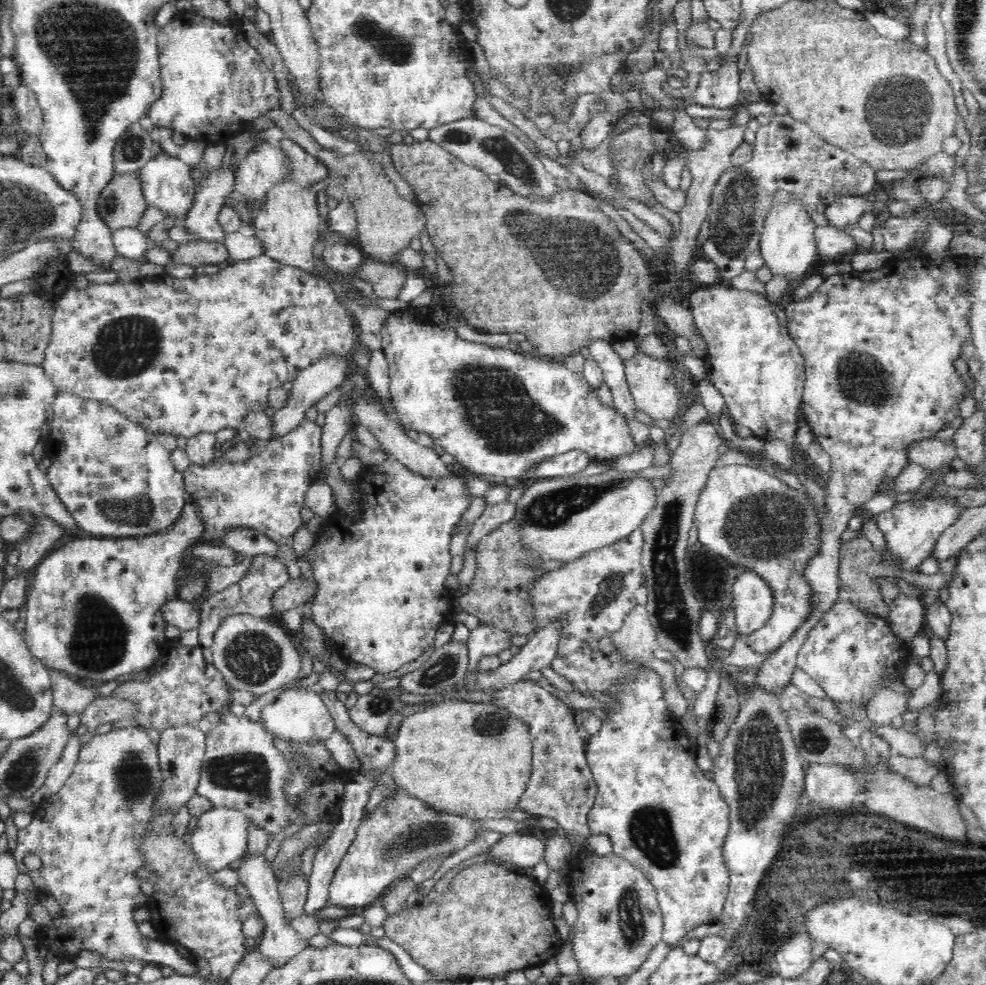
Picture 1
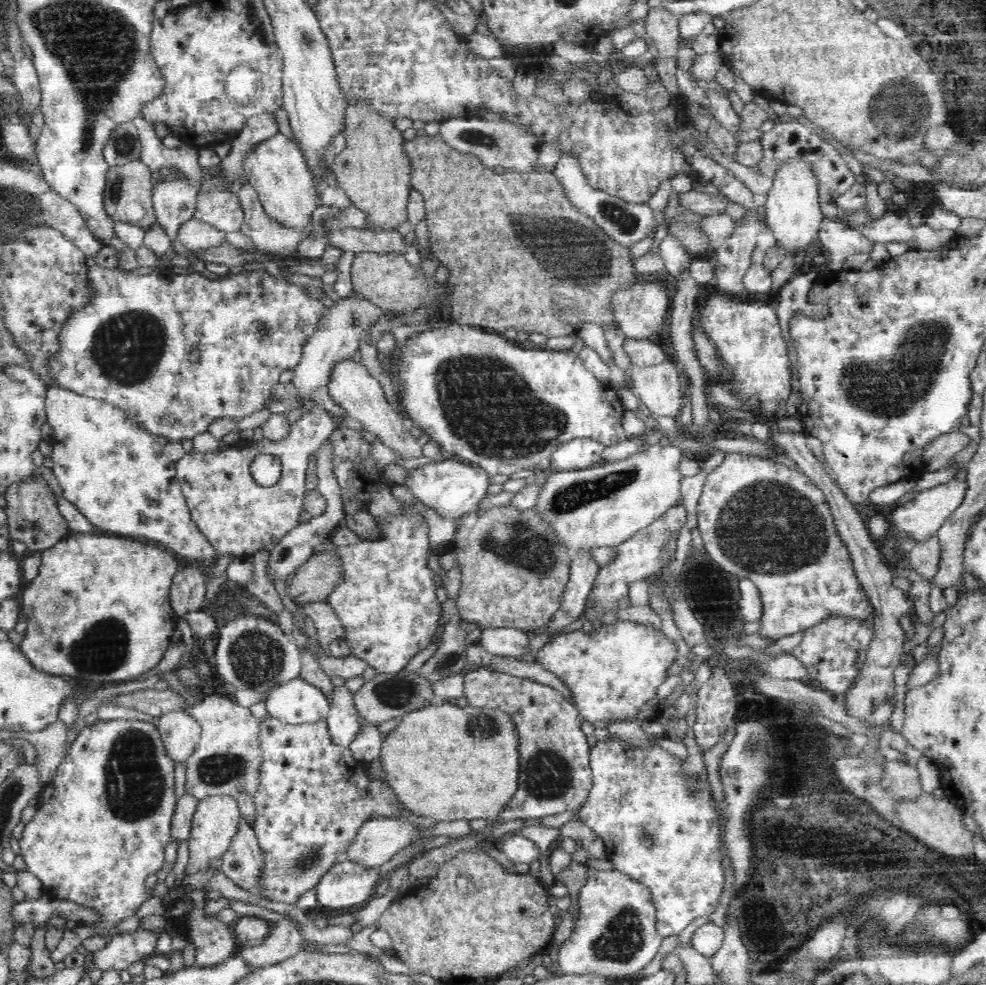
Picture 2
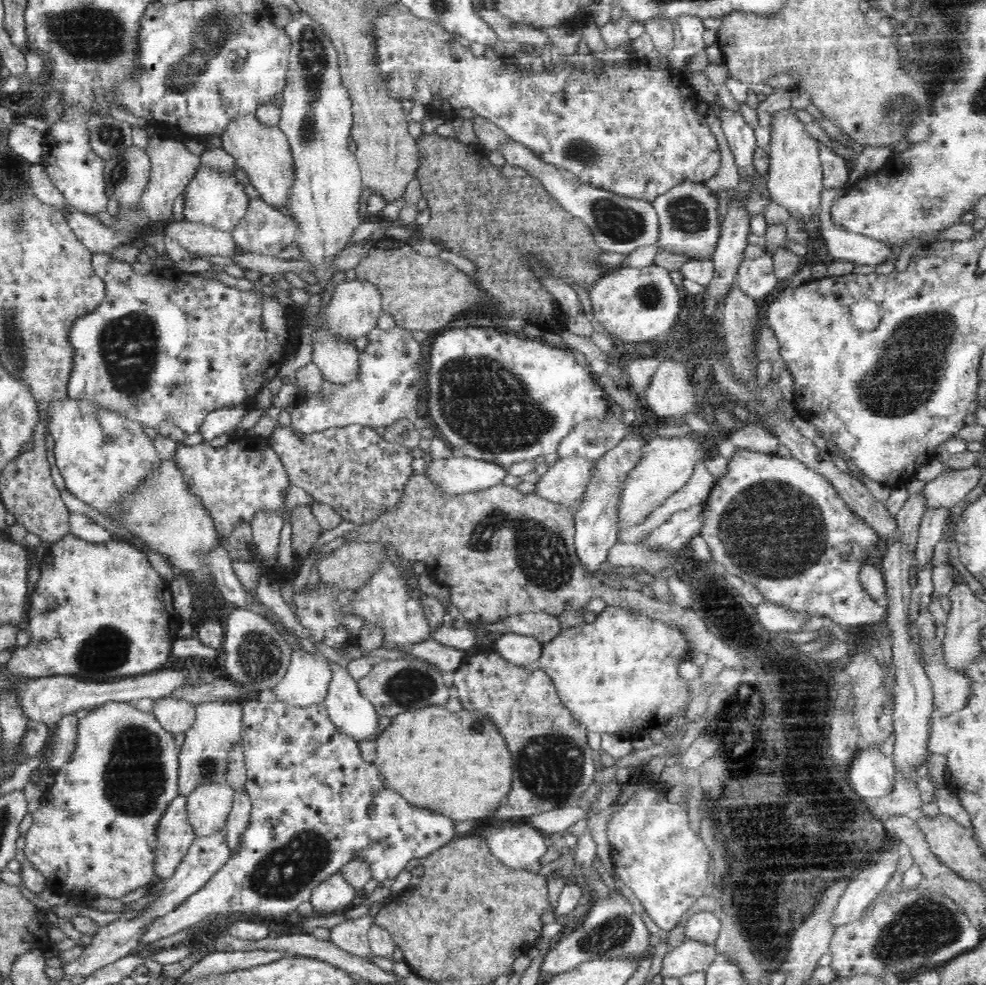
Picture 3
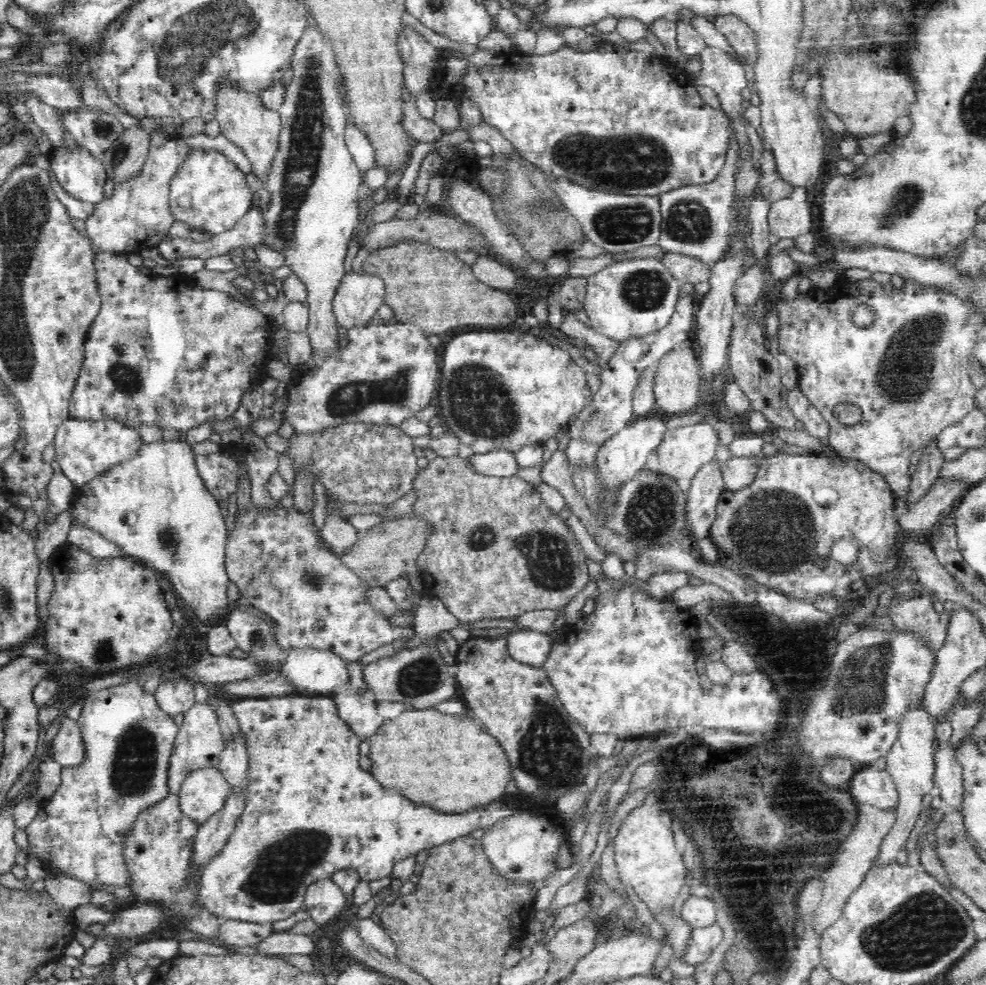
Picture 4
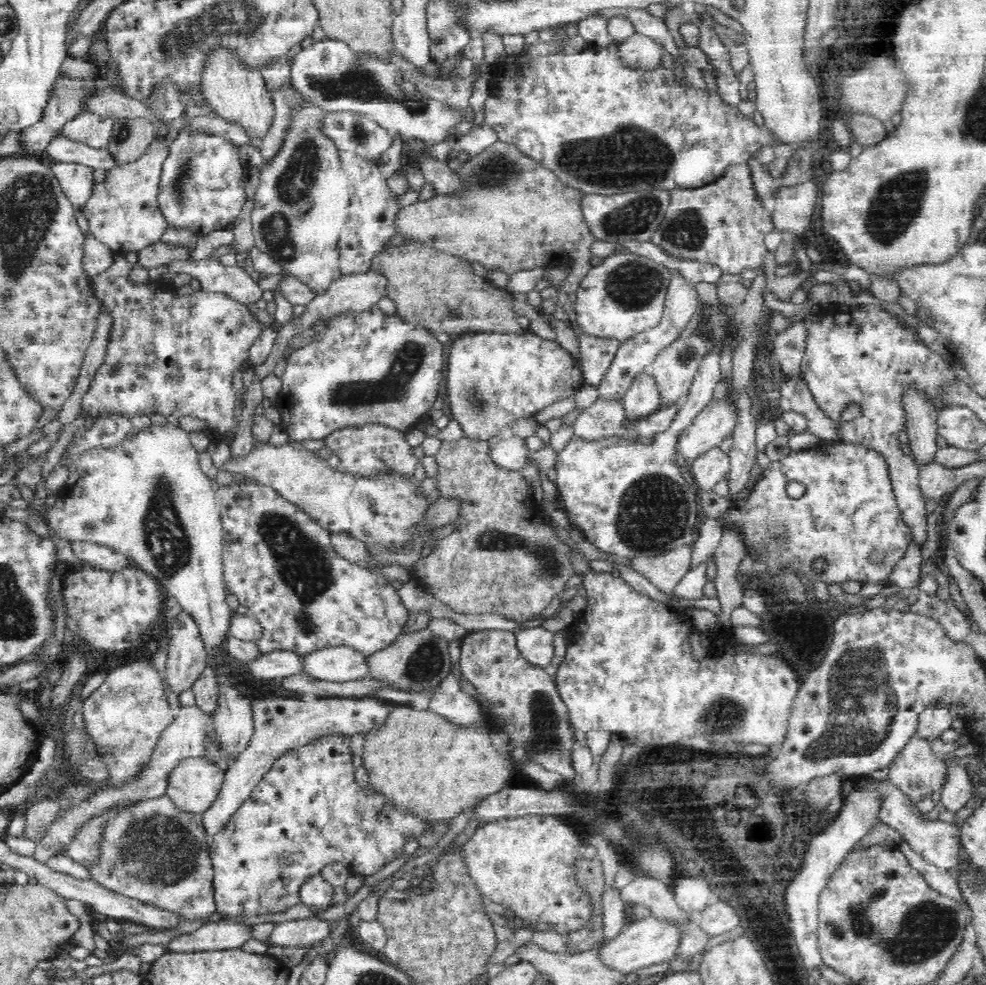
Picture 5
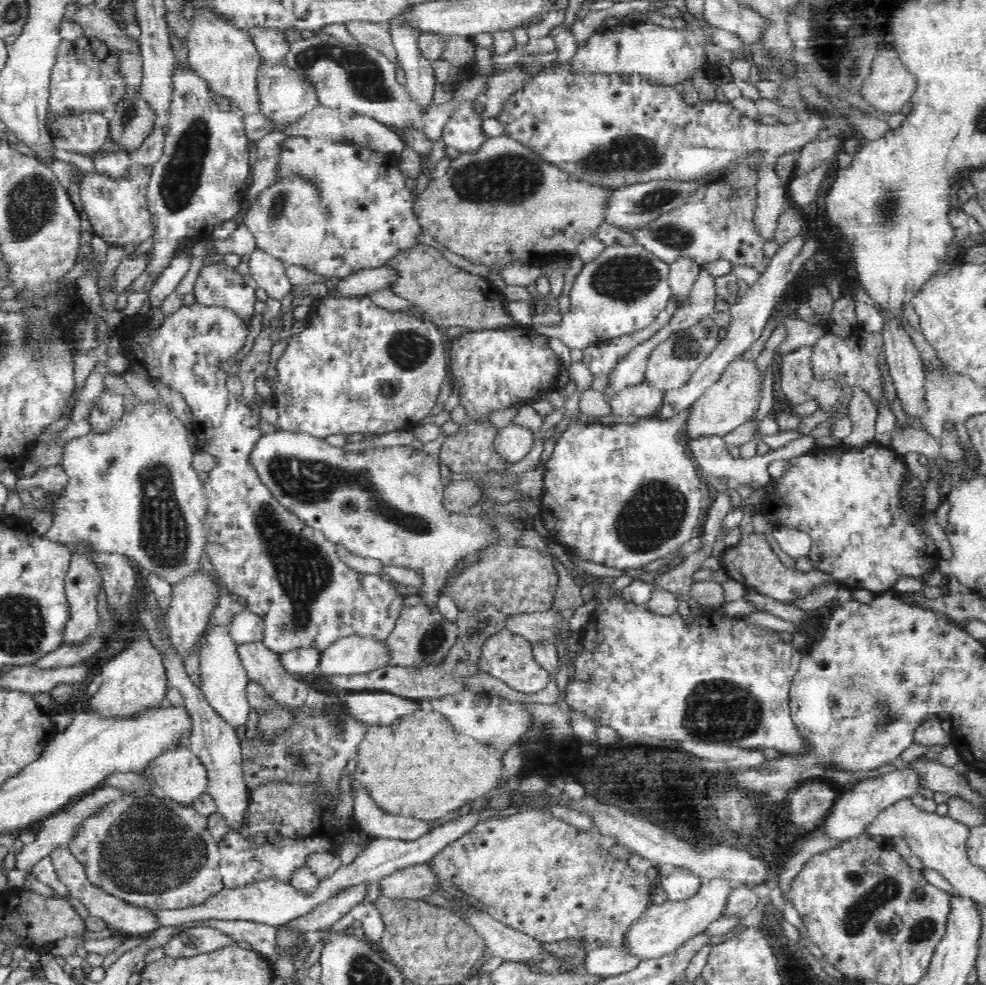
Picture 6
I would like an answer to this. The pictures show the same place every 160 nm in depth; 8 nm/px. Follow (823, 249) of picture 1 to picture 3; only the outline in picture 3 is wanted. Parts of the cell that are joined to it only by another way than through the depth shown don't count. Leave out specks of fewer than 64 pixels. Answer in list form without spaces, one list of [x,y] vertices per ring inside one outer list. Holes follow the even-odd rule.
[[[823,187],[820,193],[820,229],[824,235],[825,244],[830,256],[834,260],[843,260],[856,266],[876,266],[886,264],[888,260],[898,260],[898,255],[890,249],[885,242],[874,240],[862,234],[854,234],[838,228],[830,216],[832,204],[828,208],[822,208],[824,198],[832,198],[832,202],[840,196],[844,196],[845,188]]]

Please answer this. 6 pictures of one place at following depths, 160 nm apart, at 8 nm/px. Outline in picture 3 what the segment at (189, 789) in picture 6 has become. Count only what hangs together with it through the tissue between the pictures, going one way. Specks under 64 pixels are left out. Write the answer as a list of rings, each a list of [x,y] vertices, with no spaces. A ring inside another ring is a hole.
[[[206,781],[187,796],[185,809],[196,836],[218,832],[231,811],[233,788],[226,782]]]

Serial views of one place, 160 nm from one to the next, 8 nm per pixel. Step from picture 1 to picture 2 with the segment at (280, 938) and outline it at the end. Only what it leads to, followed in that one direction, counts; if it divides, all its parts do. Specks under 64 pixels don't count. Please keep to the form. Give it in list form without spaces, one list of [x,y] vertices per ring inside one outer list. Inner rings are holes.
[[[242,814],[239,816],[236,832],[233,834],[232,840],[229,842],[228,848],[222,857],[221,869],[225,876],[230,878],[235,884],[238,884],[243,890],[255,894],[258,898],[262,898],[262,896],[257,894],[257,876],[262,868],[263,854],[260,850],[255,830]]]

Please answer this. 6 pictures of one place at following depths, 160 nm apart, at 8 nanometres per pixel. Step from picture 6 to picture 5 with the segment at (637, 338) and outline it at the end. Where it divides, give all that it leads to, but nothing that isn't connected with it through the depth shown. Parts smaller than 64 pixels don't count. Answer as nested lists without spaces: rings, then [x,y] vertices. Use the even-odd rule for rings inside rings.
[[[580,336],[580,358],[578,359],[582,380],[589,385],[599,386],[606,378],[622,341],[611,338]]]

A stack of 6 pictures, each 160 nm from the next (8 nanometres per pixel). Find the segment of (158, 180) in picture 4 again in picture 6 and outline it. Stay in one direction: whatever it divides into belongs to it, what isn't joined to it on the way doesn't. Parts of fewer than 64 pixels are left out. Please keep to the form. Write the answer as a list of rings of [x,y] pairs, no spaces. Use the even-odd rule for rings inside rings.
[[[130,159],[130,172],[128,172],[130,176],[122,180],[112,180],[98,172],[80,174],[78,190],[84,212],[96,236],[100,236],[110,246],[124,247],[126,244],[138,246],[151,237],[153,224],[146,198],[151,168],[152,166],[148,168],[136,166]]]

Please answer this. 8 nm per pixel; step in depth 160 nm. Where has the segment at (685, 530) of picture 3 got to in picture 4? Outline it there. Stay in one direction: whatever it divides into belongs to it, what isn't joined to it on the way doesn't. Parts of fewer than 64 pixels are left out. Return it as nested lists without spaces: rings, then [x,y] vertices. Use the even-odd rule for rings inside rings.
[[[715,458],[700,466],[692,477],[686,508],[692,538],[709,537],[717,516],[717,503],[724,492],[725,481],[719,461]]]

